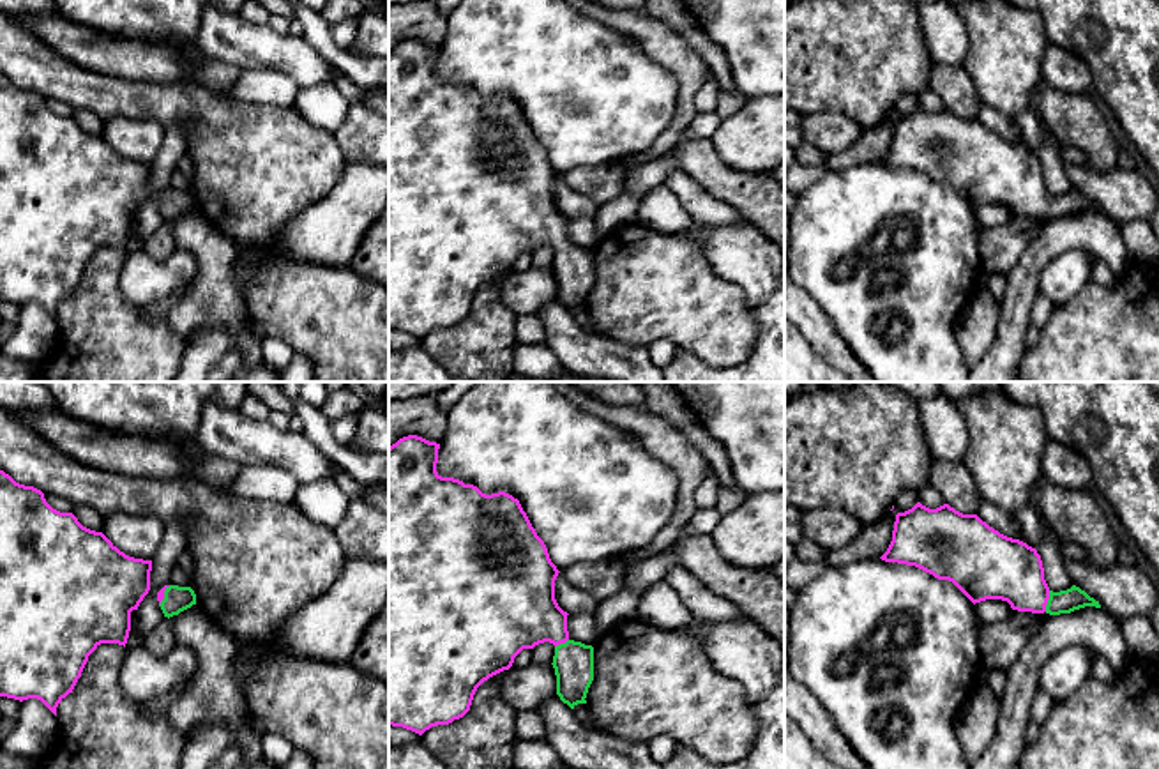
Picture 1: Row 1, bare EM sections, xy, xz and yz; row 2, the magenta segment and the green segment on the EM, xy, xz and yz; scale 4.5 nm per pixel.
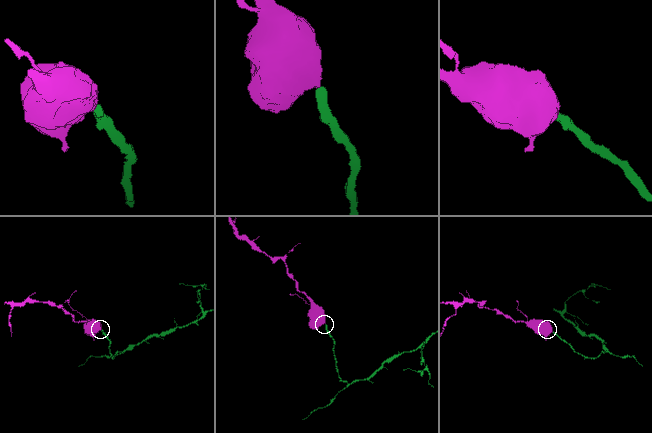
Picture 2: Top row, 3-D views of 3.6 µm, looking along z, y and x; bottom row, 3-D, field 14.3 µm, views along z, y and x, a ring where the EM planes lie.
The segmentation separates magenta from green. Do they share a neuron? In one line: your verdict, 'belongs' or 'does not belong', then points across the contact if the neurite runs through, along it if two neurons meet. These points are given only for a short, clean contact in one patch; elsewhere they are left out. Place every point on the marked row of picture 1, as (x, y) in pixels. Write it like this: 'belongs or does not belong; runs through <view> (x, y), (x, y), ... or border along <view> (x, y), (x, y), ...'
belongs; runs through yz (1004, 568), (1032, 594), (1046, 601), (1064, 601)

